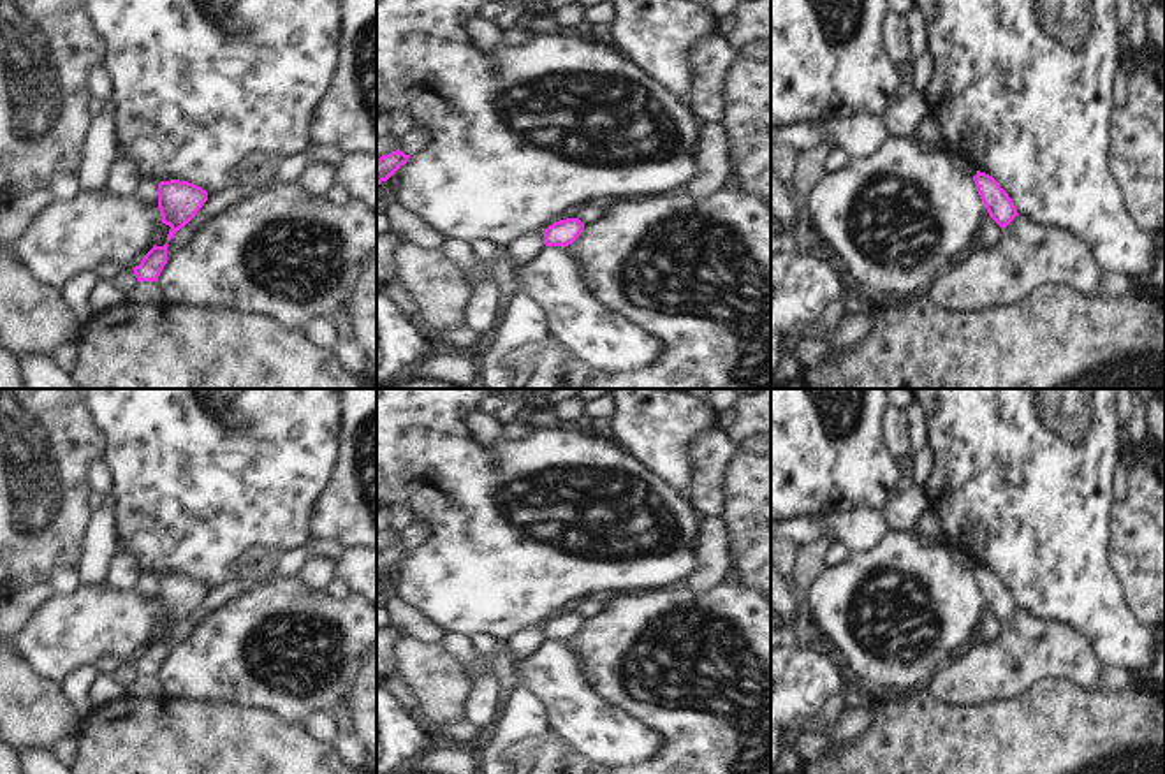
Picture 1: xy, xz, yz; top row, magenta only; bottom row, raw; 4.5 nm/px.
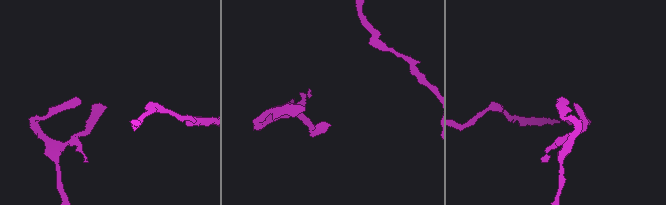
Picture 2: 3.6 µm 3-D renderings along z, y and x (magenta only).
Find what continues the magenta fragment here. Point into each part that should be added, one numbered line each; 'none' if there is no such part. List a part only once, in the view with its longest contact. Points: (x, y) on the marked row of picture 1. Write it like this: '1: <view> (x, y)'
none

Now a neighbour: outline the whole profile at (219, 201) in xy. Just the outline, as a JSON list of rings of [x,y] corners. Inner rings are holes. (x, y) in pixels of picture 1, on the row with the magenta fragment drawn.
[[[234,183],[232,186],[222,188],[208,195],[208,201],[197,211],[197,215],[185,227],[181,227],[174,234],[174,237],[167,243],[167,259],[190,241],[190,237],[194,236],[194,232],[202,222],[213,218],[215,215],[222,213],[225,208],[253,194],[255,192],[252,192],[250,188]]]

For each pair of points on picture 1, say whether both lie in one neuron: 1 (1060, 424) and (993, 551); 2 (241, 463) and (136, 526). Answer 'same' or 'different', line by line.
1: same
2: same

